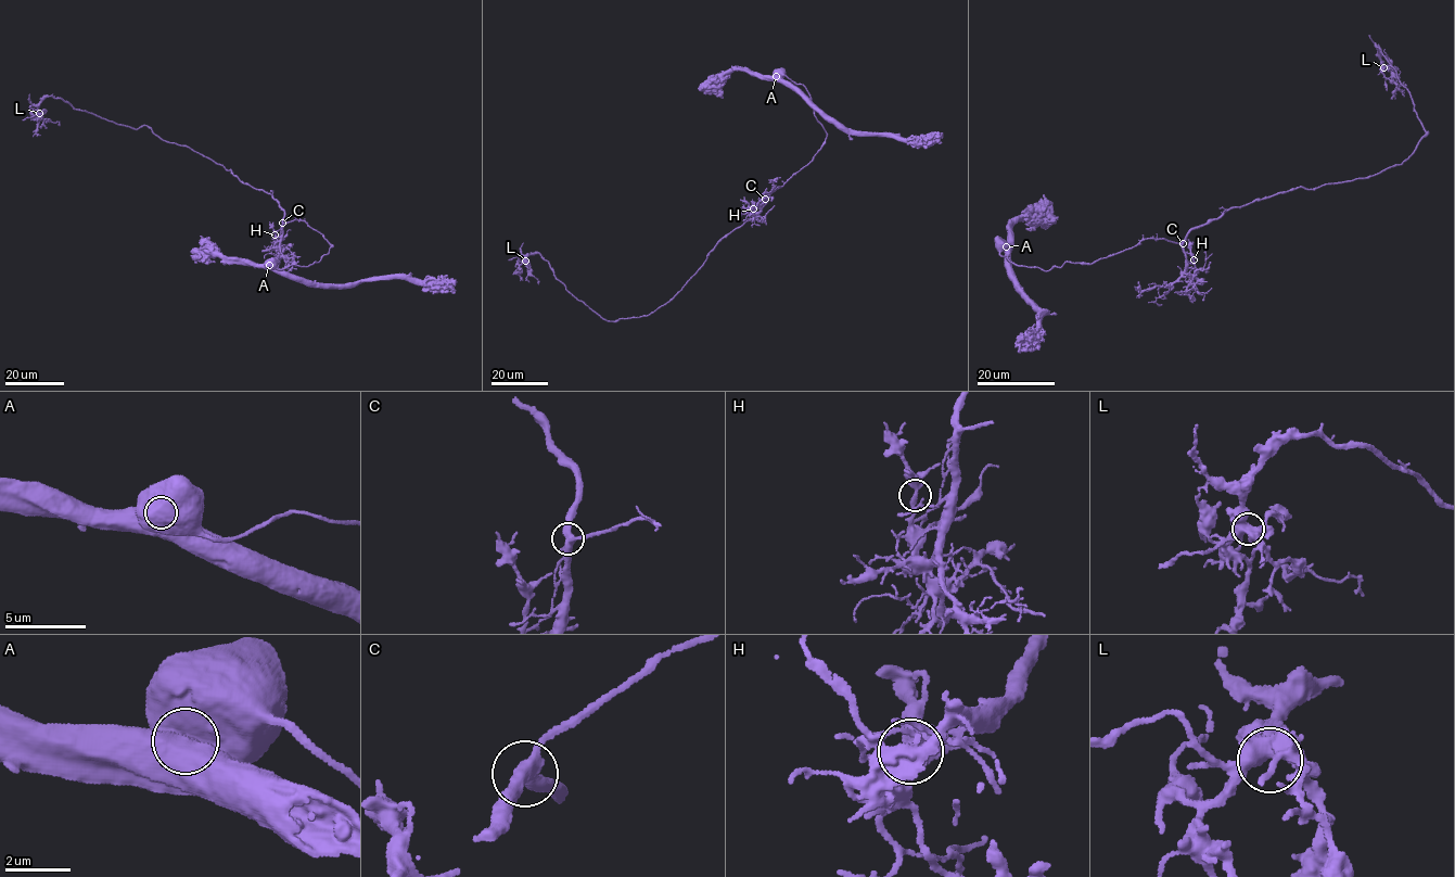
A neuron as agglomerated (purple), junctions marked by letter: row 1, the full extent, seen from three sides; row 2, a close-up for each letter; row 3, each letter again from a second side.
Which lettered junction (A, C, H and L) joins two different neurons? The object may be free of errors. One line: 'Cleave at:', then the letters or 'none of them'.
Cleave at: A

